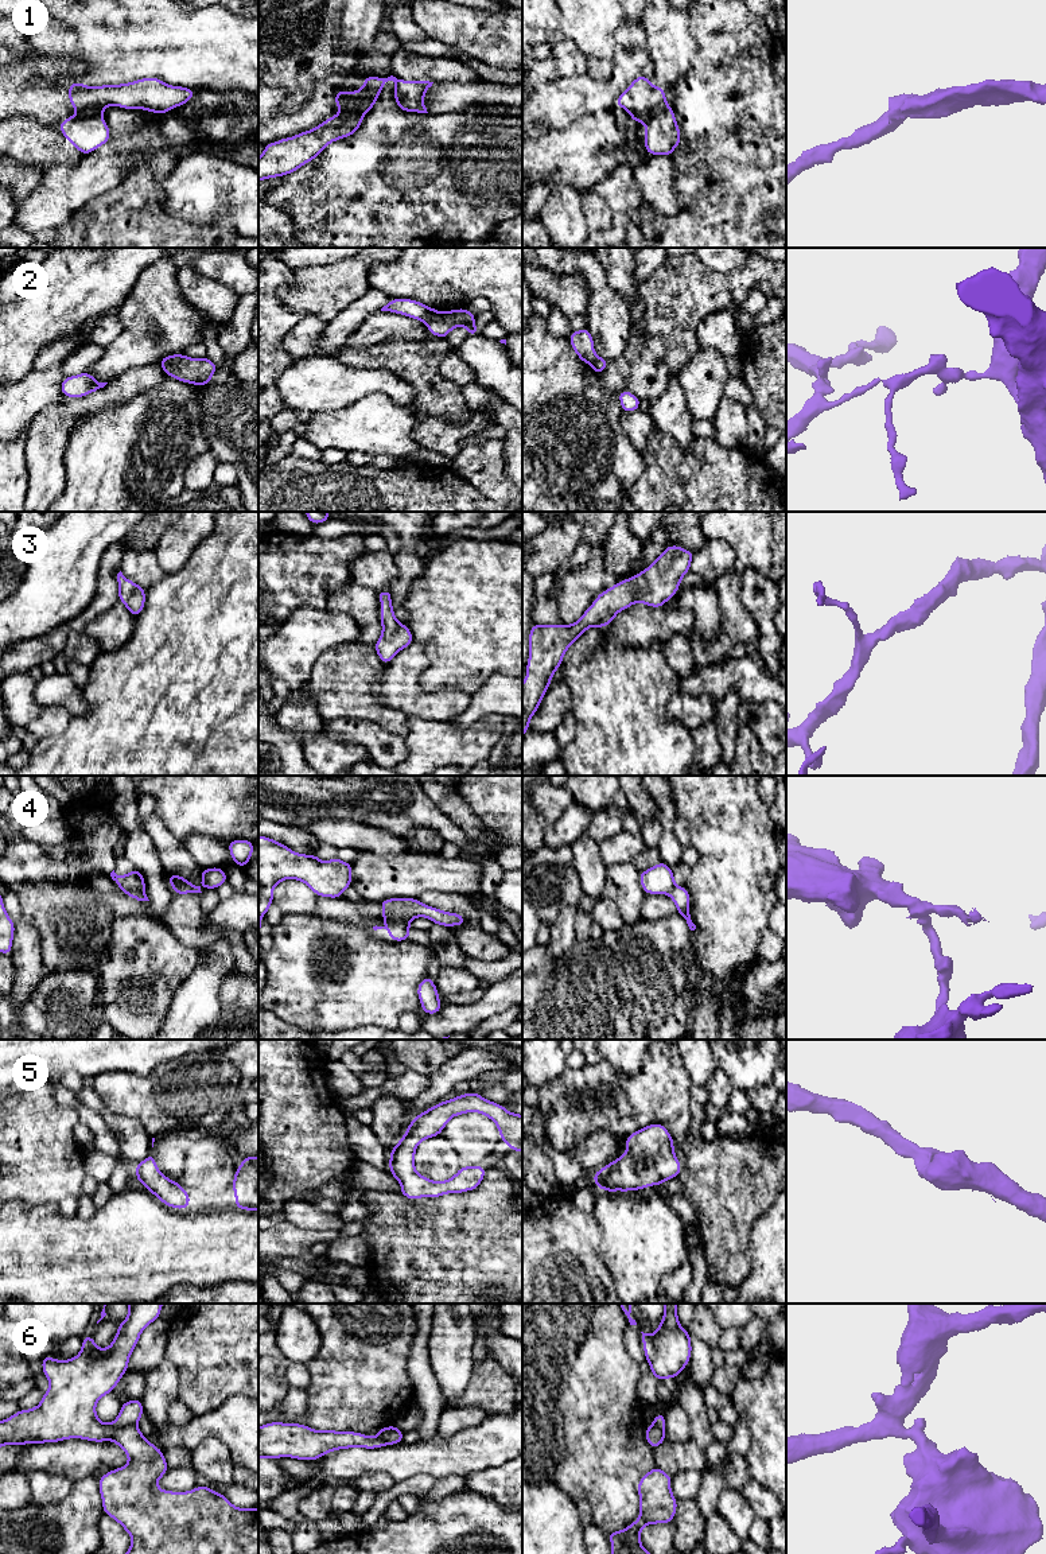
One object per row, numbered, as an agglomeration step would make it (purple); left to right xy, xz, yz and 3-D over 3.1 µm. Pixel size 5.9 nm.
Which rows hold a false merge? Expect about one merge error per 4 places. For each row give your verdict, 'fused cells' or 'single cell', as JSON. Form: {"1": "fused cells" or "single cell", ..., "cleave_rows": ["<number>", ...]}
{"1": "fused cells", "2": "fused cells", "3": "single cell", "4": "fused cells", "5": "single cell", "6": "fused cells", "cleave_rows": ["1", "2", "4", "6"]}

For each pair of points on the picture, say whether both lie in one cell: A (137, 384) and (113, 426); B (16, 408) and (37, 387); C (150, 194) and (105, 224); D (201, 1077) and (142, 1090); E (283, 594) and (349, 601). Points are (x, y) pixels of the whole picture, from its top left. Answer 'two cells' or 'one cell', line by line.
A: two cells
B: one cell
C: one cell
D: one cell
E: two cells

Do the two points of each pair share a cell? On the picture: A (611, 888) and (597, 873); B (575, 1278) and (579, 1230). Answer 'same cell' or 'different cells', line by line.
A: different cells
B: same cell

